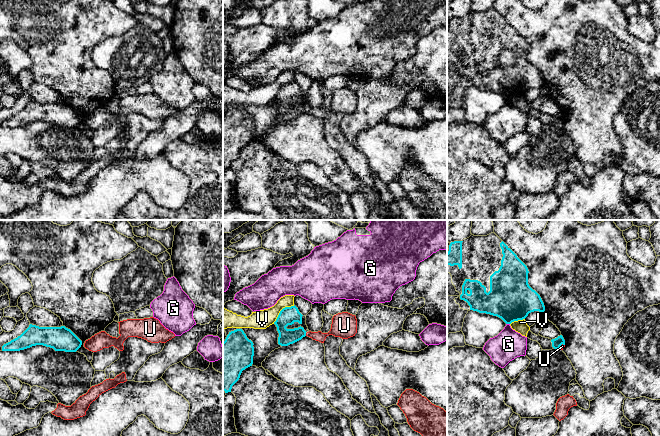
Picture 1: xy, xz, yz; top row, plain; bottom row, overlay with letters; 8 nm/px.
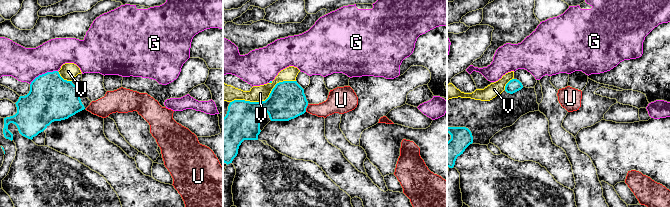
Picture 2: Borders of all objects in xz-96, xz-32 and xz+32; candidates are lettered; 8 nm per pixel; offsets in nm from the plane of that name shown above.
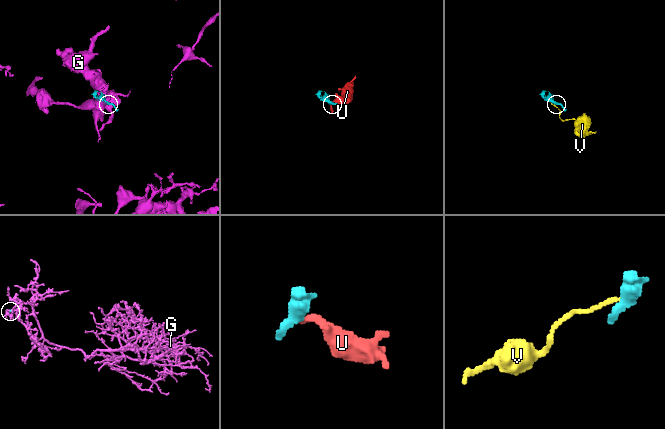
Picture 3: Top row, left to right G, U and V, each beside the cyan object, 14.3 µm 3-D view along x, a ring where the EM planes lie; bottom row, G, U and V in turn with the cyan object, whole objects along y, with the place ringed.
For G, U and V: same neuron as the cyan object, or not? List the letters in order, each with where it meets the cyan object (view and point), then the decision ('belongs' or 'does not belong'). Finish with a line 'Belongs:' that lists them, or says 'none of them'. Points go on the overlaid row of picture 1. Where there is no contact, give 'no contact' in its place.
G: contact yz (508, 323); does not belong
U: contact xz (305, 334); does not belong
V: contact xz (281, 310); does not belong
Belongs: none of them

